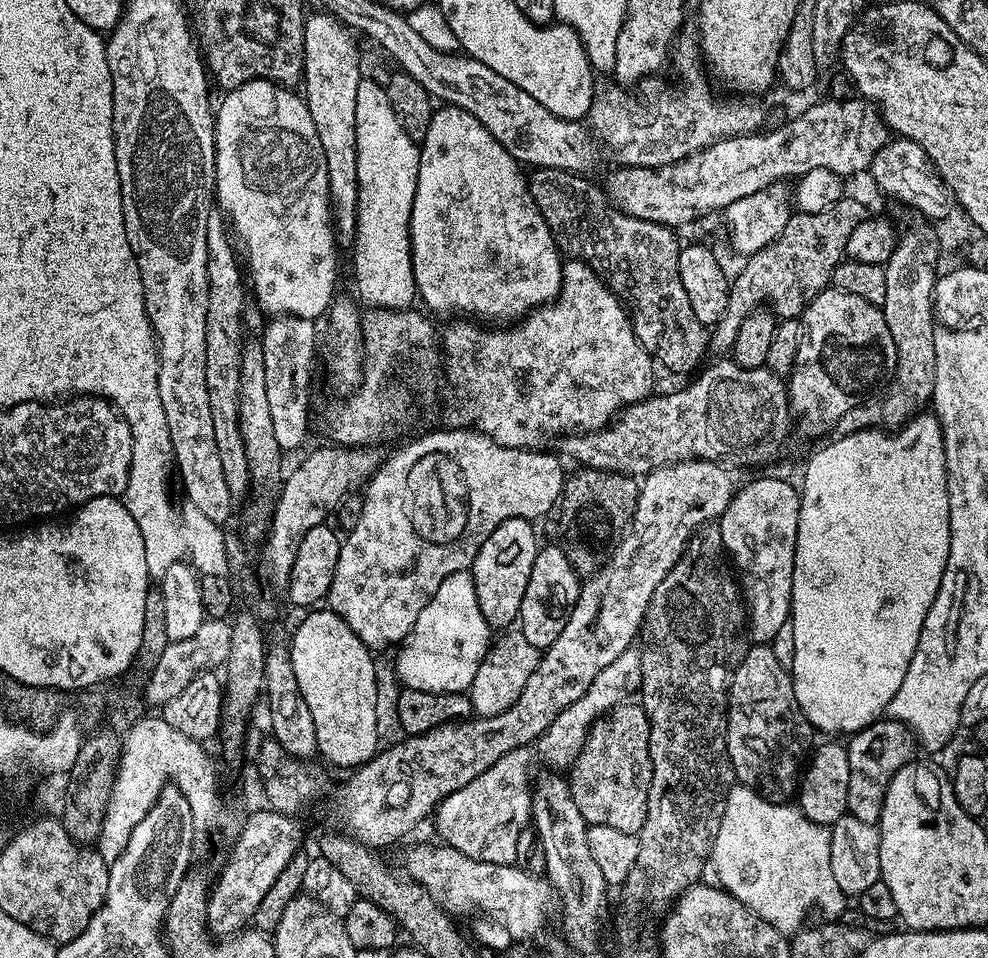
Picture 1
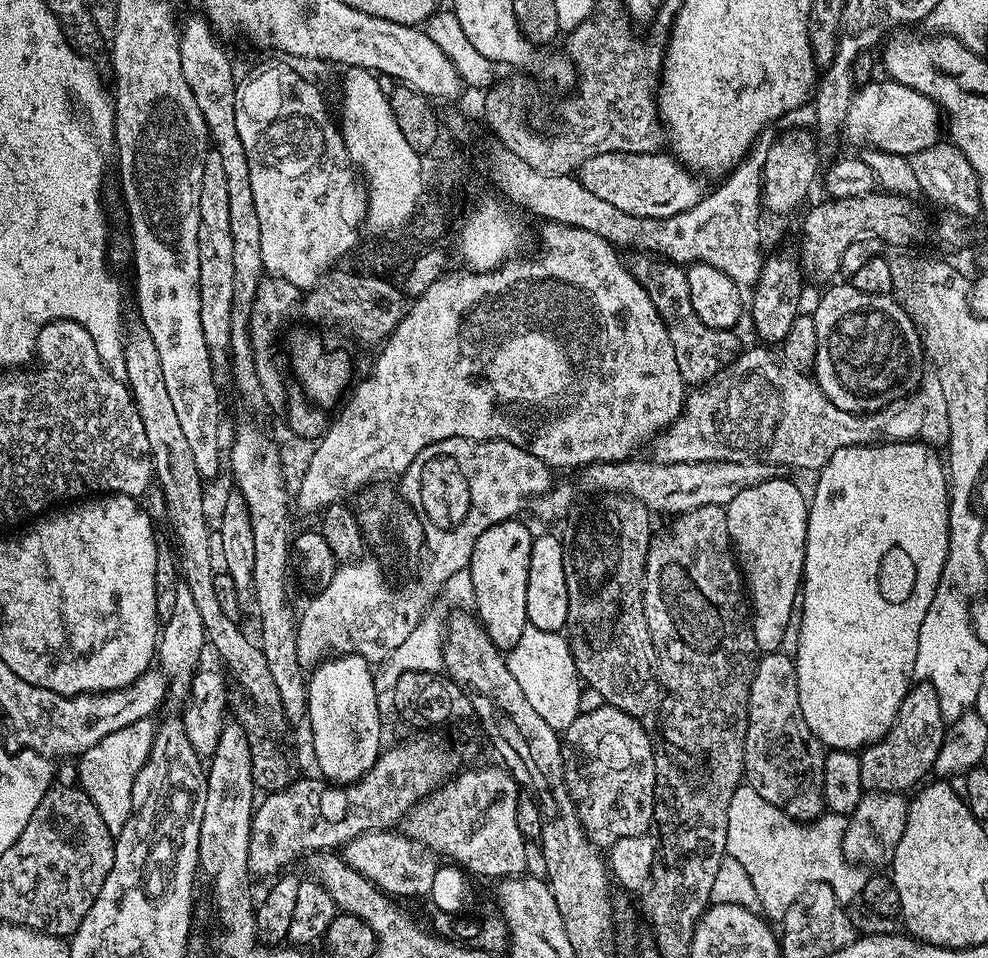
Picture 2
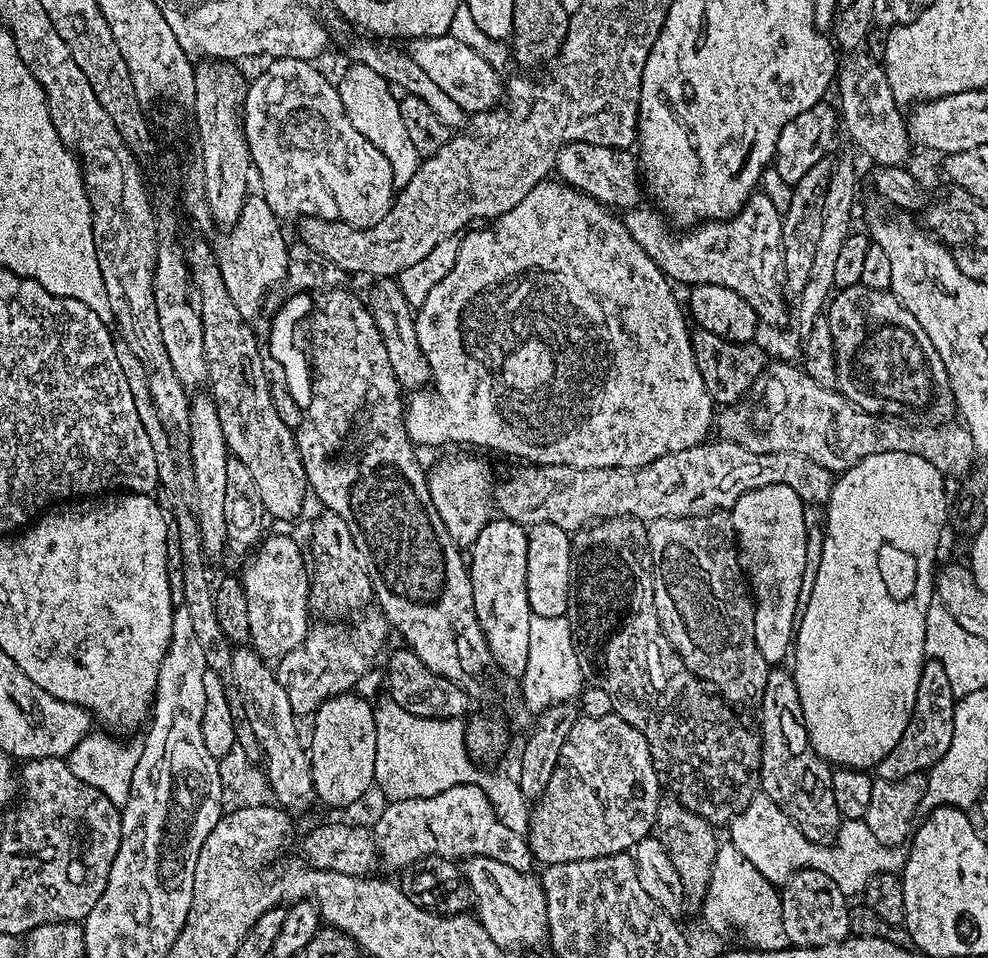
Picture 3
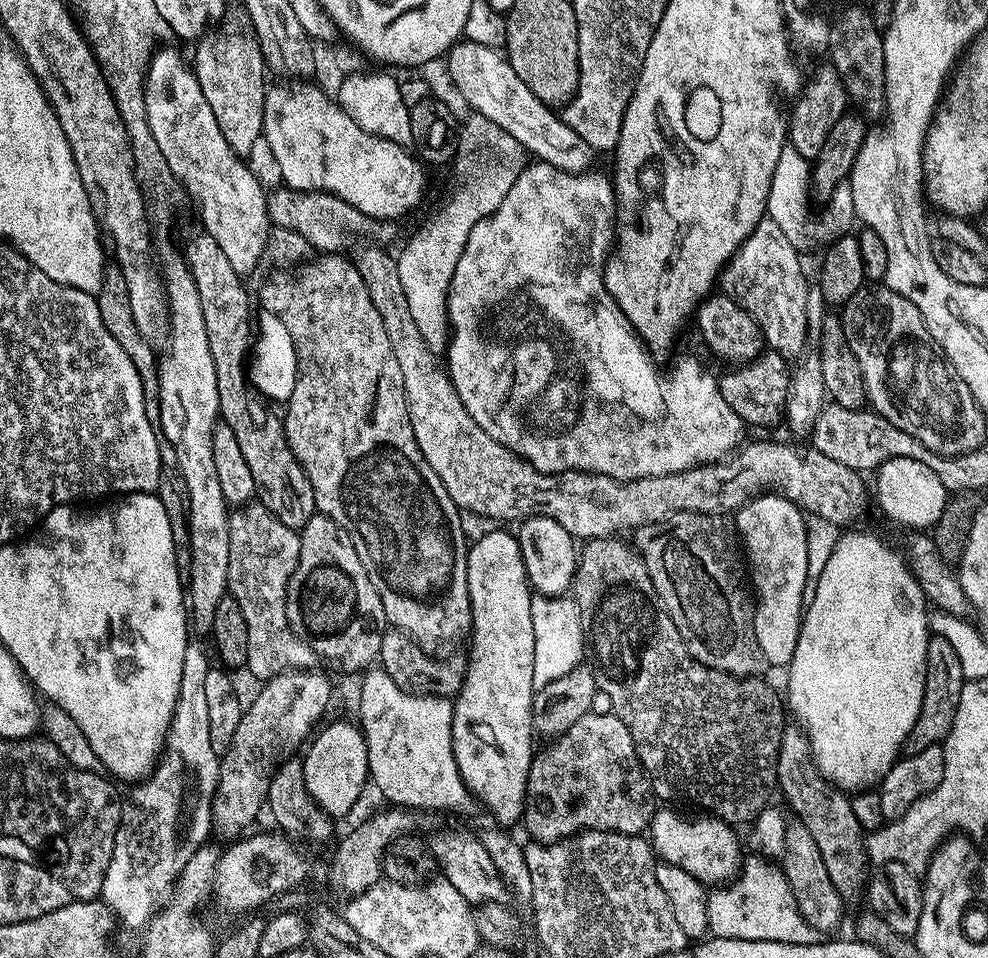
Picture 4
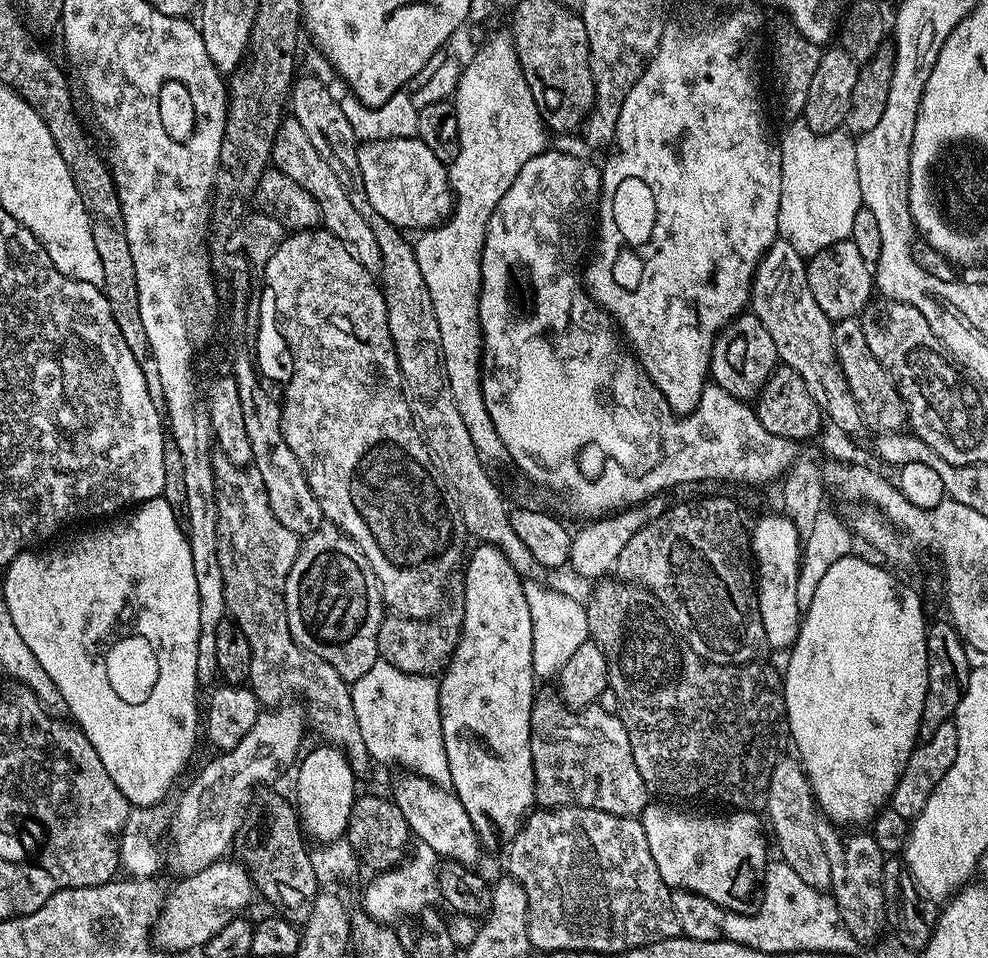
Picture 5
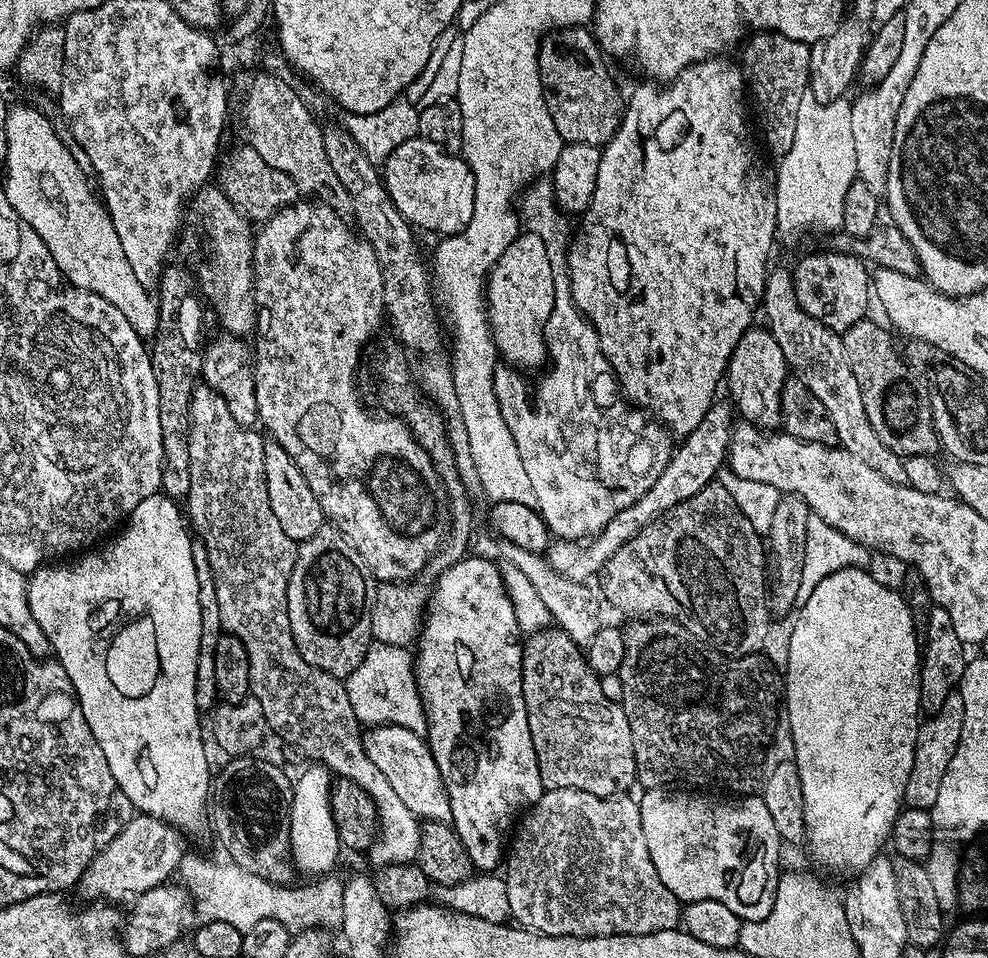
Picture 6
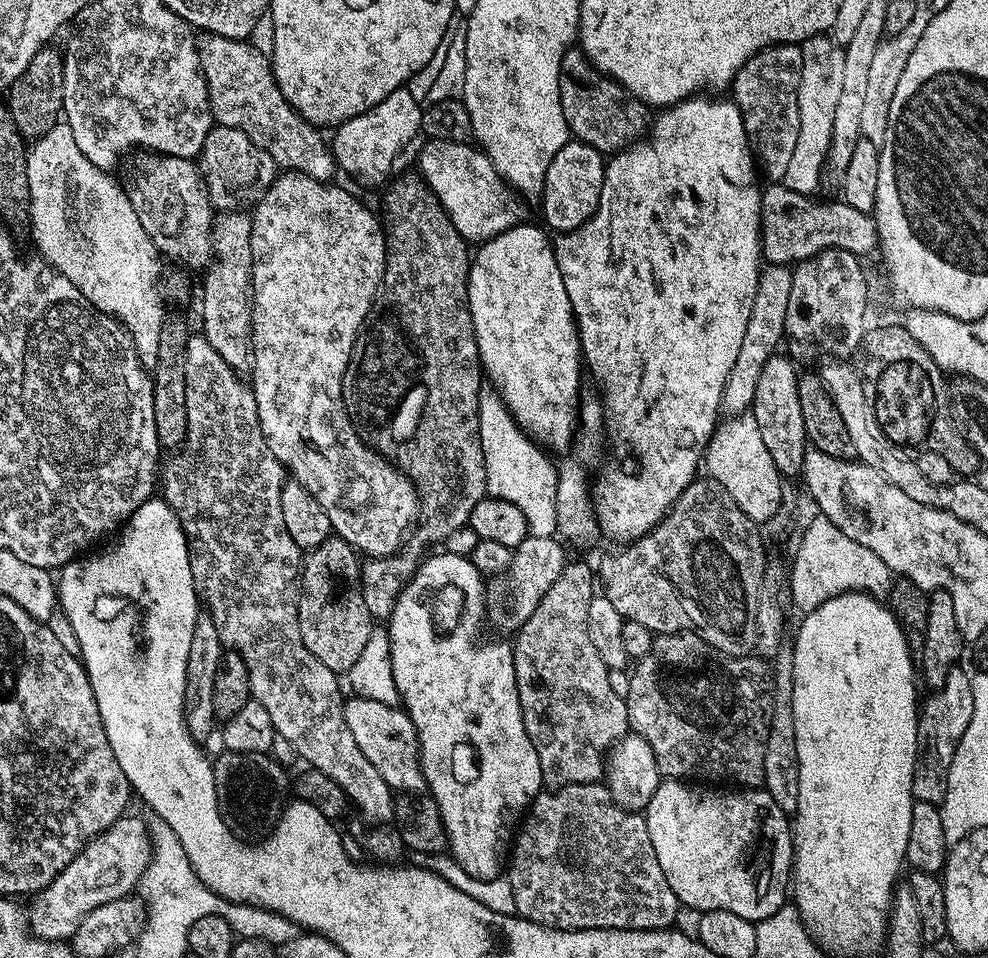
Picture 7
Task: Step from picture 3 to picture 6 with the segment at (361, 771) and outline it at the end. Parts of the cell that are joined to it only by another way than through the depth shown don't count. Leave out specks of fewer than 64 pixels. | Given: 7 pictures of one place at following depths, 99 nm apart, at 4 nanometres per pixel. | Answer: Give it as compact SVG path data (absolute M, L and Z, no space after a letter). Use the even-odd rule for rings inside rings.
M313 763L292 785L290 806L290 846L293 865L301 873L328 874L336 864L336 855L342 852L339 836L332 825L331 798L334 777L323 764Z

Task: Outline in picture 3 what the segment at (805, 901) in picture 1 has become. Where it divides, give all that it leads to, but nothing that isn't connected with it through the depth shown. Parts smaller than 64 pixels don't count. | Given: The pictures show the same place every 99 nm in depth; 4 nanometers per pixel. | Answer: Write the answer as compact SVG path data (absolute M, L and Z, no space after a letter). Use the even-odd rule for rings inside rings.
M763 794L755 796L750 802L750 806L746 806L746 810L742 810L742 814L738 814L732 819L730 831L732 831L730 842L734 846L738 846L738 850L742 850L742 854L761 871L762 876L771 884L783 886L801 868L814 868L822 874L834 878L838 890L842 890L849 898L855 897L855 892L856 895L863 893L864 887L868 885L870 878L874 878L874 874L899 873L903 869L906 855L903 847L891 848L880 842L864 819L844 820L831 843L816 844L810 838L806 838L806 834L802 834L798 830L796 823L770 797Z

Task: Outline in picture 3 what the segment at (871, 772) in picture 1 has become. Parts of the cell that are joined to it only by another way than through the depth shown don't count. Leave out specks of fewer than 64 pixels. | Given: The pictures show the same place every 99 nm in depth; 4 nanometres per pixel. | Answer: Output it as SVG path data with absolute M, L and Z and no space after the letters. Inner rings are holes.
M928 658L922 666L922 678L918 678L918 698L898 746L882 758L874 772L881 780L901 780L907 776L927 773L950 750L950 738L954 738L954 710L958 697L950 690L950 681L942 662Z

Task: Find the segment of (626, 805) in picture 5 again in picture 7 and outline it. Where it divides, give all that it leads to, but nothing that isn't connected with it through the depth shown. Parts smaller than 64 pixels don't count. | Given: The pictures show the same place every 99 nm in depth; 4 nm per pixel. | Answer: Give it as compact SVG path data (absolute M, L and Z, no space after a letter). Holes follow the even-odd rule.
M580 560L565 563L562 574L515 633L512 644L522 722L534 750L538 750L538 766L542 766L542 778L549 789L603 781L608 753L630 732L625 697L616 693L608 677L610 669L598 654L588 628L592 580L594 584L593 565L591 568Z

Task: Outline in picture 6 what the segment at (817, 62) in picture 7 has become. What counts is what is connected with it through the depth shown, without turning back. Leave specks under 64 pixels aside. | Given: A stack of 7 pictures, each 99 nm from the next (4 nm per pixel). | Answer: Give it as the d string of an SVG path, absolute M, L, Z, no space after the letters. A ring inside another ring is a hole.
M807 94L802 98L798 110L798 130L794 130L794 146L785 156L779 157L780 169L774 172L776 189L776 227L781 233L796 236L799 232L828 232L832 234L842 225L842 206L846 202L846 192L858 178L854 158L854 134L850 134L850 110L852 104L847 99L816 100Z

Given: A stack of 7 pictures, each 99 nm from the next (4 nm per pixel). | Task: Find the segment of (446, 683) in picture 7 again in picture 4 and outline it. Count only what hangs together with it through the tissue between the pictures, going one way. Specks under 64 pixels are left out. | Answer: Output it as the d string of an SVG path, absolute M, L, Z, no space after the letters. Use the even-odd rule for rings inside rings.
M488 532L477 544L473 543L468 549L468 607L472 609L472 631L470 633L470 645L472 649L466 655L466 667L464 669L464 681L459 692L456 693L453 703L453 752L454 762L457 763L458 770L461 772L462 782L468 787L469 791L477 801L492 811L492 816L497 820L497 825L508 826L521 819L524 814L524 791L528 785L528 775L534 755L532 740L534 733L532 730L532 698L534 689L534 622L530 619L530 606L534 592L528 582L526 566L522 558L520 541L515 535L508 532Z

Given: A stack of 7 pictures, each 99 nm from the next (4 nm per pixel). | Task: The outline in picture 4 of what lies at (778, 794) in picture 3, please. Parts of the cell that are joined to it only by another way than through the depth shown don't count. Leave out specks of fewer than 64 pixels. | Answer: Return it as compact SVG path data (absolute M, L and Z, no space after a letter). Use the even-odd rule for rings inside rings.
M788 726L784 729L776 759L776 783L779 795L781 792L785 802L792 807L791 815L800 820L806 830L810 830L818 851L822 853L822 862L826 862L830 882L834 882L838 894L845 902L852 902L866 888L864 867L870 864L866 836L858 818L854 818L851 799L817 770L810 742L799 727Z

